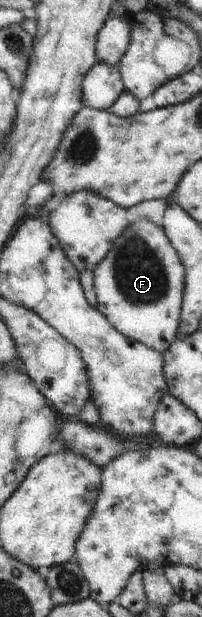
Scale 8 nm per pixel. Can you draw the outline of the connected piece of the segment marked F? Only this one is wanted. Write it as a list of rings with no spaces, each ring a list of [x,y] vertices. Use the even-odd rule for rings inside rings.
[[[149,220],[130,223],[93,270],[95,307],[129,339],[163,353],[177,339],[185,270],[164,229]]]

